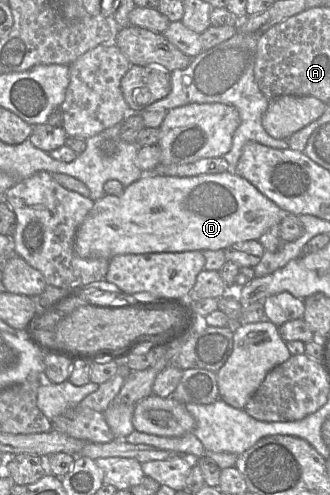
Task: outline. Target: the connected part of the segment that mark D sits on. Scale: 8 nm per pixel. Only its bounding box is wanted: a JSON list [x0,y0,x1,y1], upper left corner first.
[74,171,288,260]

